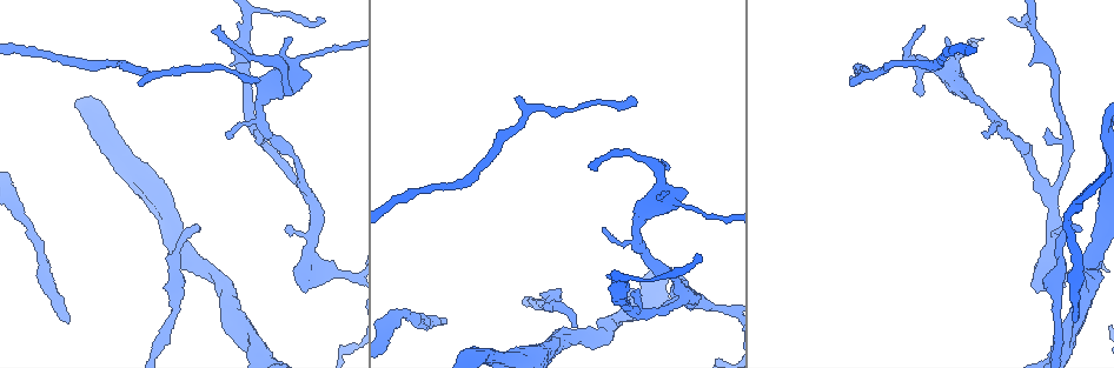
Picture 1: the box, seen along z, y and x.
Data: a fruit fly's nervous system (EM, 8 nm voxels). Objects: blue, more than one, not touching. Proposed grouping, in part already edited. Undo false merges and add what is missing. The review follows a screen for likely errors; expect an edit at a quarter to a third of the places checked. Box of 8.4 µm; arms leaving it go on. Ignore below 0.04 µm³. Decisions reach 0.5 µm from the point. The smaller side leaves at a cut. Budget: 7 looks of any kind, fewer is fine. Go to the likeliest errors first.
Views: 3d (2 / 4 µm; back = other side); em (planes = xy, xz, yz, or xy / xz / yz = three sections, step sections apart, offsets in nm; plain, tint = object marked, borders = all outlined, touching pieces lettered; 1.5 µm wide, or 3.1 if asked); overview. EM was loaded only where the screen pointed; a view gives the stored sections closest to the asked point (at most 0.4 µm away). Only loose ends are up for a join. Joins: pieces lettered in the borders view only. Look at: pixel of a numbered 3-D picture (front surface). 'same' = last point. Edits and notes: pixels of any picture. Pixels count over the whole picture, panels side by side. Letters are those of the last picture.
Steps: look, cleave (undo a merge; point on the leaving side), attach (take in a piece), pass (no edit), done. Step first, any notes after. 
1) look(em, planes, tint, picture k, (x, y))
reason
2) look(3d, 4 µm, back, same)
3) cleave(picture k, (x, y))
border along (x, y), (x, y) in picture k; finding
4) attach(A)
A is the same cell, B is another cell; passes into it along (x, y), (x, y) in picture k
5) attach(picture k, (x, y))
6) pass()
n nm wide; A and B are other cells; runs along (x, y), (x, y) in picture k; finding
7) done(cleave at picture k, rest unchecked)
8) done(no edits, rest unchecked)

look(em, xz, step 8, tint, picture 1, (516, 98))
tapers out

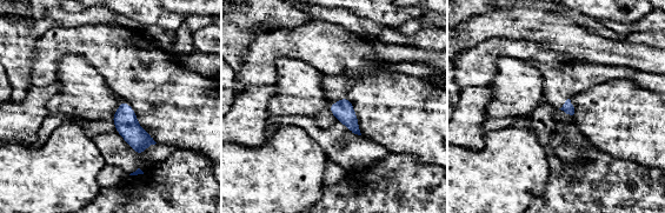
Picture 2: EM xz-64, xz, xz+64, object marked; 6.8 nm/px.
look(em, xz, step 8, borders, same)

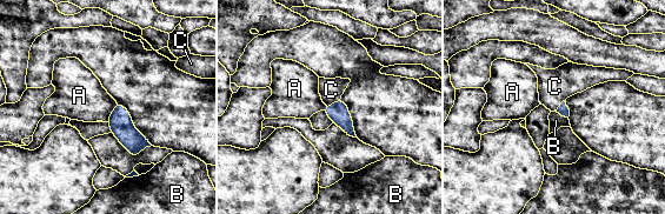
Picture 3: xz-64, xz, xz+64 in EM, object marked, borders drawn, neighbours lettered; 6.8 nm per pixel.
attach(C)
C is the same cell, A and B are other cells; passes into it along (339, 114), (334, 102), (331, 89) in picture 3; the neuron continues

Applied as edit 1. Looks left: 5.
look(3d, 2 µm, picture 1, (681, 277))
an open end

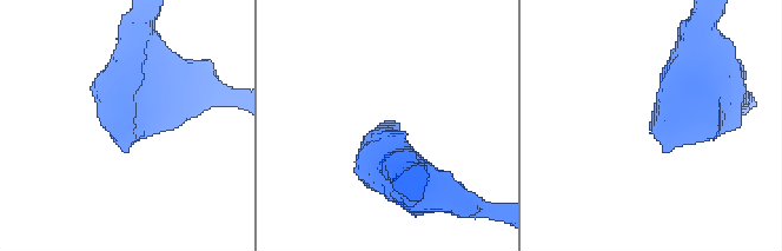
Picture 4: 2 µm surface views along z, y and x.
look(em, xz, step 8, tint, picture 4, (663, 151))
shape alone is not enough

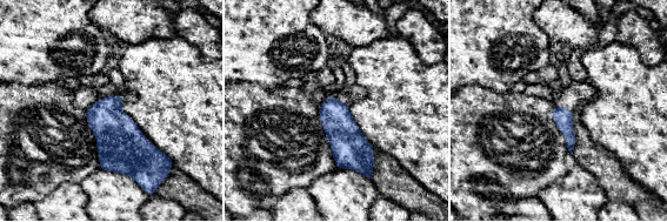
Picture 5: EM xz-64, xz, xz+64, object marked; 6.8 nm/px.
look(em, planes, borders, same)
another direction

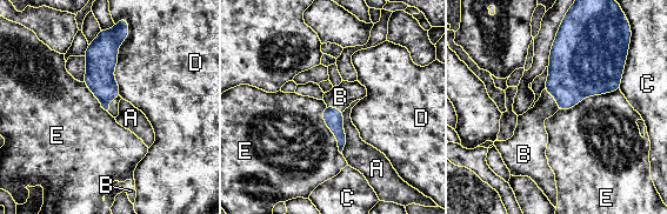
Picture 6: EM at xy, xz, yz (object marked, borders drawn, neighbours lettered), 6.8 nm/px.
attach(B)
B is the same cell, A, C, D and E are other cells; passes into it along (578, 68), (554, 97), (531, 125) in picture 6; the neuron continues

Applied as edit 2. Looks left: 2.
done(attach at picture 3, attach at picture 6, rest unchecked)

